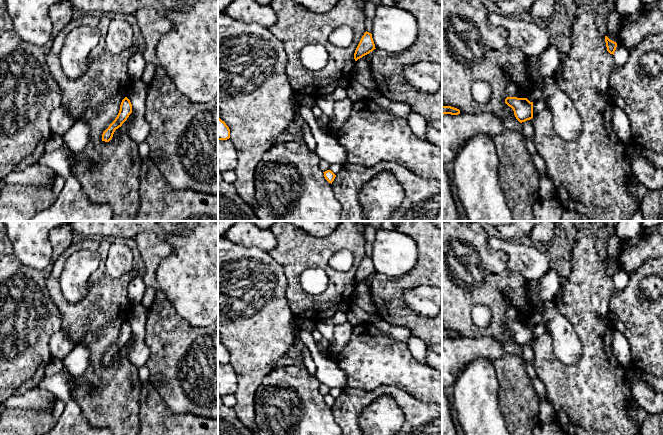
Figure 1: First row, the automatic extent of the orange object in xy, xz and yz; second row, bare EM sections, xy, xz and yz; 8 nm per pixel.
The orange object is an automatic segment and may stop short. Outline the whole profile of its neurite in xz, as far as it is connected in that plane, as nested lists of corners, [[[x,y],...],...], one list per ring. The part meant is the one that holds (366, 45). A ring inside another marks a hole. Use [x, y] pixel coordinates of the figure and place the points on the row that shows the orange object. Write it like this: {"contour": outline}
{"contour": [[[365,32],[362,36],[356,50],[354,53],[354,59],[357,61],[358,59],[362,58],[363,56],[372,52],[375,48],[375,44],[372,38],[372,34],[369,32]]]}

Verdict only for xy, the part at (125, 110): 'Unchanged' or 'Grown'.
Unchanged

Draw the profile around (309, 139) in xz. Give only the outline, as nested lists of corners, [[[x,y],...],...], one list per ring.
[[[303,124],[303,125],[298,125],[301,129],[301,131],[304,131],[305,132],[305,143],[306,145],[308,146],[309,149],[311,150],[315,150],[315,139],[311,133],[311,130],[306,126],[306,124]]]

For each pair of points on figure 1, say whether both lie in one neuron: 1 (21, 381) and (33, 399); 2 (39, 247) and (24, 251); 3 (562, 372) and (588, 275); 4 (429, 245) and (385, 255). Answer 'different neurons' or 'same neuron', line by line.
1: different neurons
2: same neuron
3: same neuron
4: different neurons

